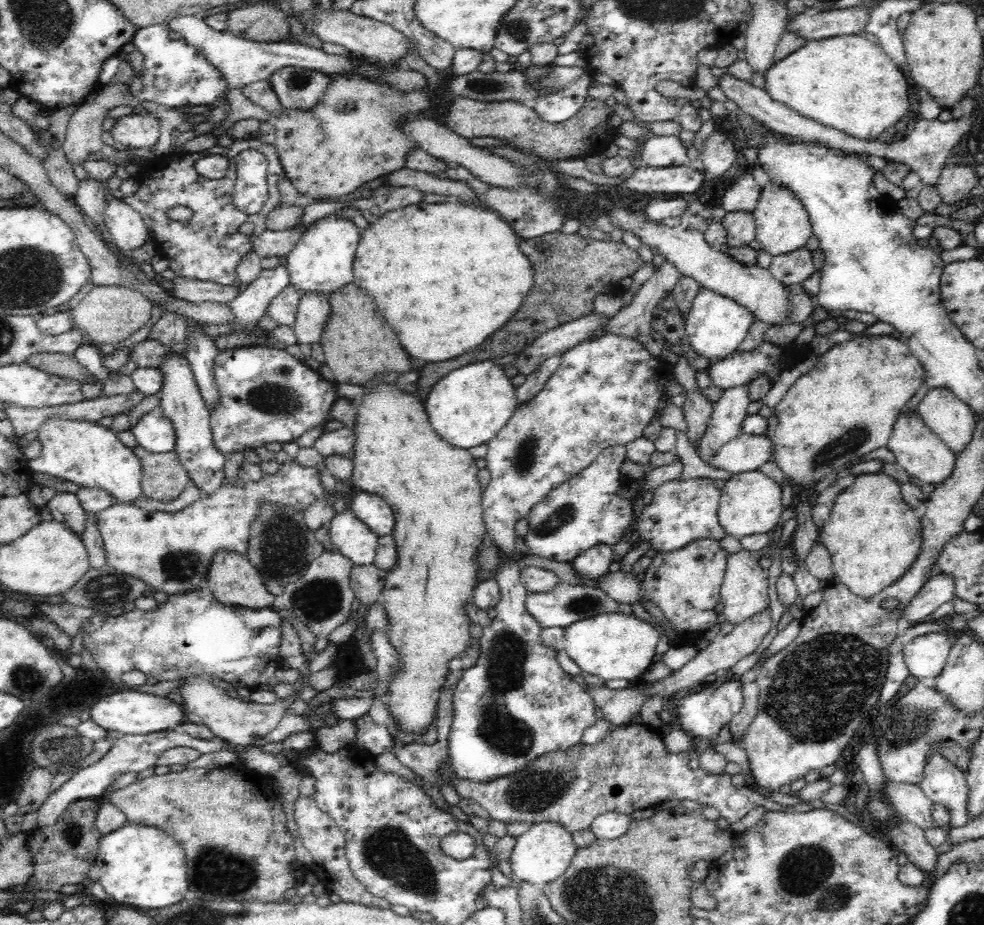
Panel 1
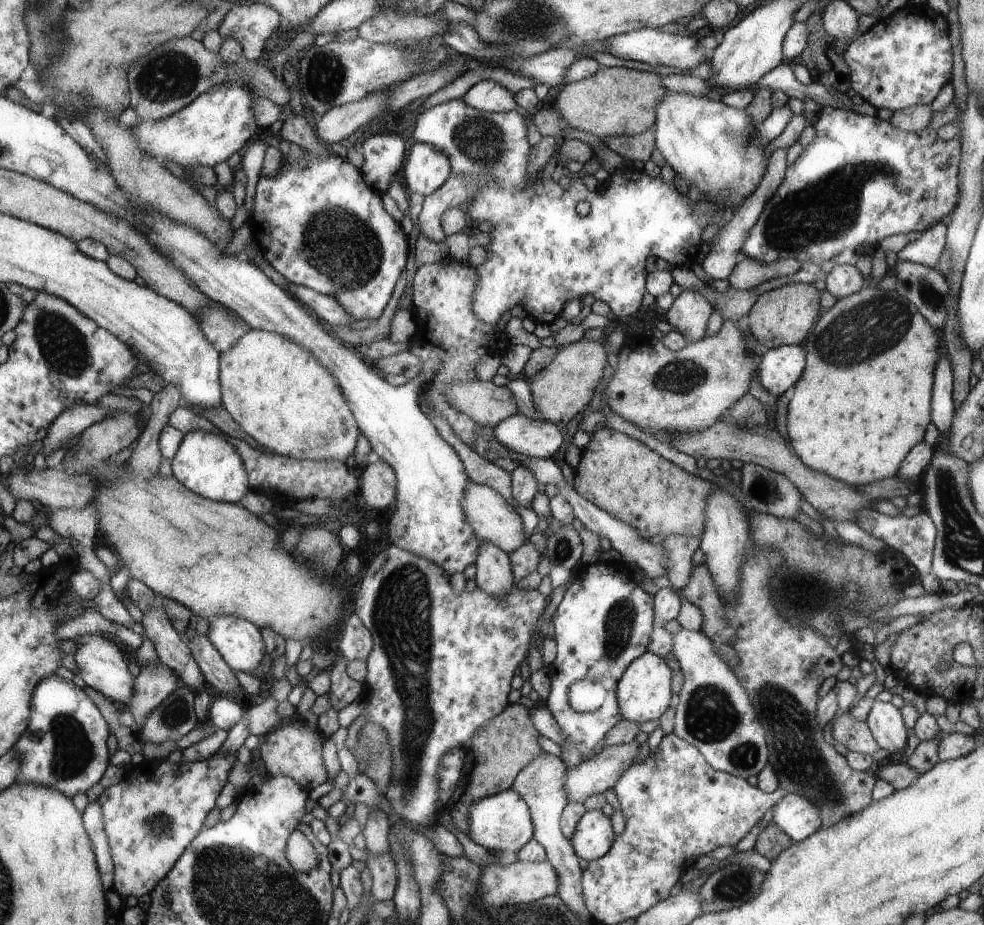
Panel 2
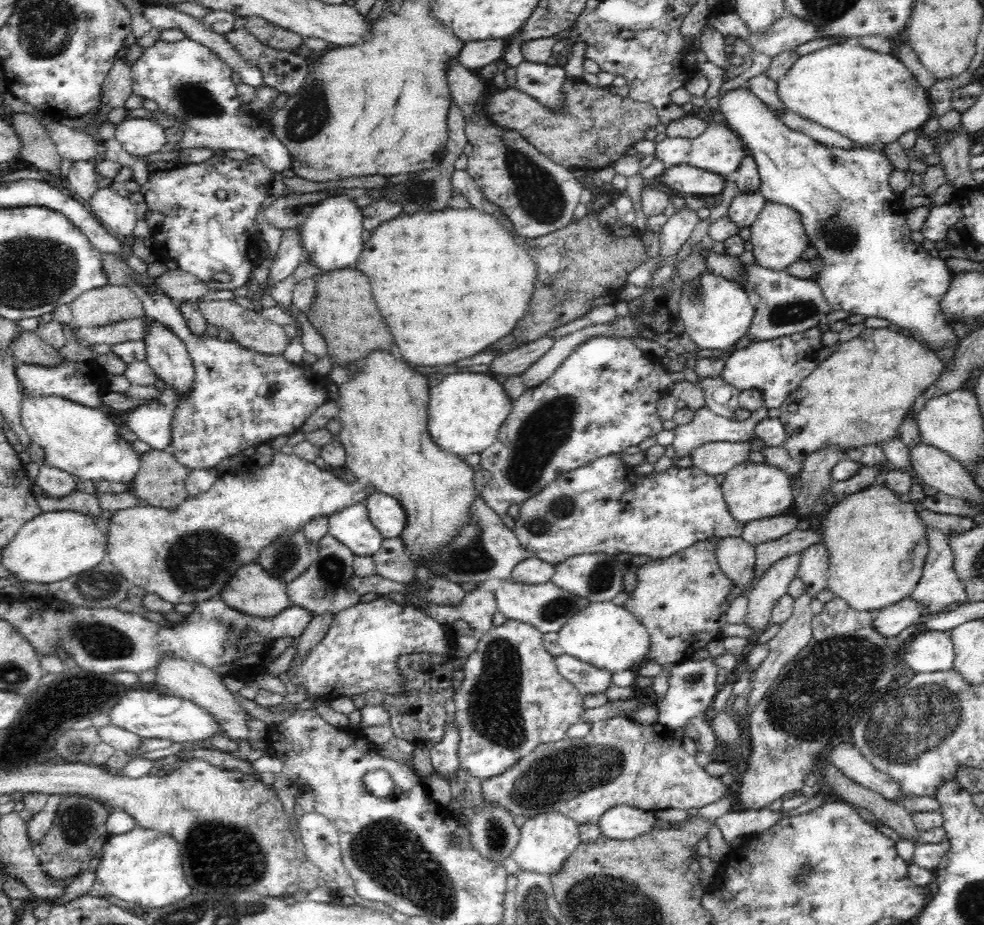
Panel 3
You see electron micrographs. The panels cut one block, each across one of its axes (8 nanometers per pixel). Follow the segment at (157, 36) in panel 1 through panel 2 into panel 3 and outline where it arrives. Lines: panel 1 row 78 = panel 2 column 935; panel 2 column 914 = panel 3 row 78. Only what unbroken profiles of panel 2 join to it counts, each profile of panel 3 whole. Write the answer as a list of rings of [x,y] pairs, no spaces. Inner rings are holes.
[[[186,38],[179,42],[163,42],[158,39],[153,46],[144,49],[142,56],[131,66],[131,72],[133,95],[143,100],[153,100],[158,104],[161,112],[181,122],[175,125],[176,130],[180,130],[180,141],[178,141],[180,148],[210,148],[213,151],[242,150],[246,154],[260,158],[260,162],[275,173],[282,173],[292,168],[291,154],[287,146],[276,138],[270,121],[260,113],[252,114],[252,110],[248,110],[248,114],[241,112],[242,103],[237,96],[237,86],[232,81],[233,71],[204,44]]]

